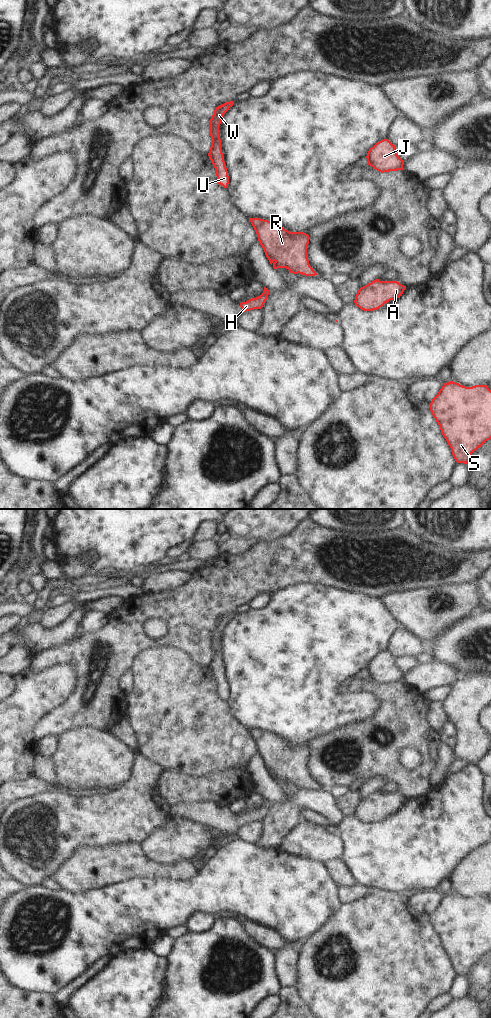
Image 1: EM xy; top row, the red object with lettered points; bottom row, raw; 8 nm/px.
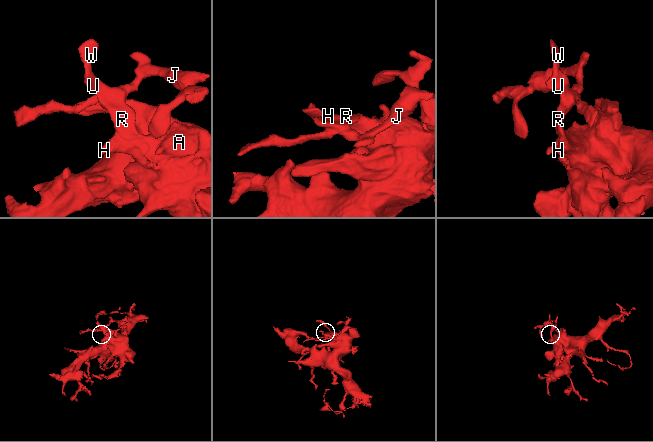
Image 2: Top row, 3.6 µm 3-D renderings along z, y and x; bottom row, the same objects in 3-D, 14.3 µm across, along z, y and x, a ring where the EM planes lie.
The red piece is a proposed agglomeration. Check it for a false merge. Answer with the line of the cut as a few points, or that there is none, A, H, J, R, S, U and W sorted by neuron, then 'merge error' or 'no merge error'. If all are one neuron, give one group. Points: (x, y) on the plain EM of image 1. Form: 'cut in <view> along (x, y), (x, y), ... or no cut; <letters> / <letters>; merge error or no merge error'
no cut; A H J R S U W; no merge error

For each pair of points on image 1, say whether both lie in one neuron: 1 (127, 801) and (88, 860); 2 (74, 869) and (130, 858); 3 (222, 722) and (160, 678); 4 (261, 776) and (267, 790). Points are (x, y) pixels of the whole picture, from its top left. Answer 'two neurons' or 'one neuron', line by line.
1: two neurons
2: one neuron
3: one neuron
4: one neuron

